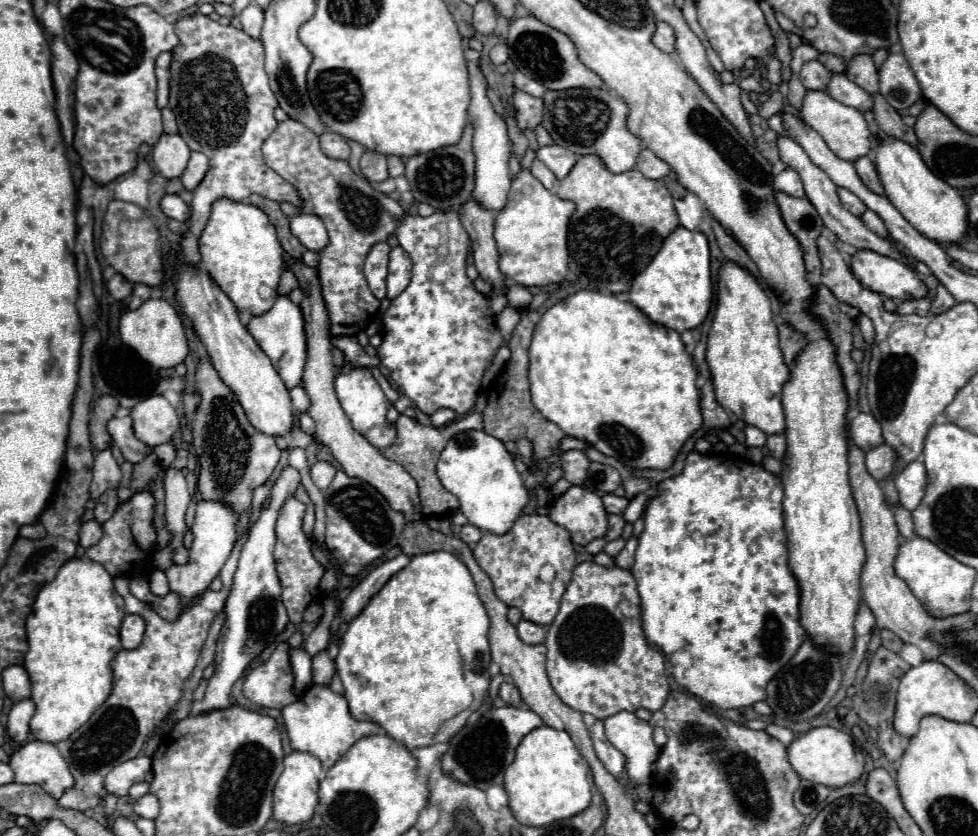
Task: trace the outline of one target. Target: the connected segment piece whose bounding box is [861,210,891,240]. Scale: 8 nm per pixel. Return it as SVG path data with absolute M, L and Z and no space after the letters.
M867 210L867 212L861 216L861 220L863 220L863 224L865 224L871 232L875 232L877 236L881 236L881 238L889 238L889 240L891 240L891 236L889 236L889 232L887 232L883 220L881 220L873 210Z

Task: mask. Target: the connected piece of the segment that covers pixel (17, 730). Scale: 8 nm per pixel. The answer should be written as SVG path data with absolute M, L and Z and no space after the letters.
M21 700L19 704L13 704L9 712L9 722L7 722L7 736L15 742L25 742L29 738L29 720L35 714L35 704L33 700Z

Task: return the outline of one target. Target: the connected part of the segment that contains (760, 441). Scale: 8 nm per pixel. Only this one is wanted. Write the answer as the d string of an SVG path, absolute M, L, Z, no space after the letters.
M755 426L745 428L745 444L747 446L765 446L765 440L767 440L767 436L759 428L755 428Z

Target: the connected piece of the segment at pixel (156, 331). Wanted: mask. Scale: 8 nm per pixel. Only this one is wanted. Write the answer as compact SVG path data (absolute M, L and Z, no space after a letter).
M145 300L137 310L125 312L119 320L121 340L155 368L175 368L187 356L187 338L175 308L167 300Z

